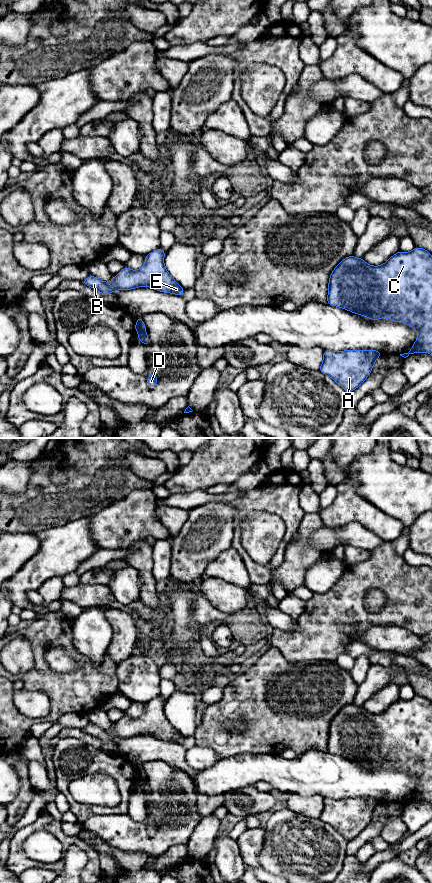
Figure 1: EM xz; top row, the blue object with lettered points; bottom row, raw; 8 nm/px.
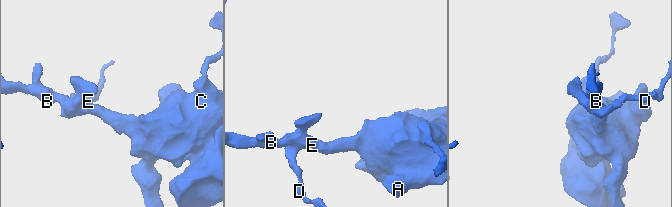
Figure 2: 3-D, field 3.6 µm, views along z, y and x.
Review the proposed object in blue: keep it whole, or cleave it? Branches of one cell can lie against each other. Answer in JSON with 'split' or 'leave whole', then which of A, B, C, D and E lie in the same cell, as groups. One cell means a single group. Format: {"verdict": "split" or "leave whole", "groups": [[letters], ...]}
{"verdict": "split", "groups": [["A", "B", "C", "E"], ["D"]]}

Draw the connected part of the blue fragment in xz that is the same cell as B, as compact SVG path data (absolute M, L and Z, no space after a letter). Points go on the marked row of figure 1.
M159 247L145 256L144 266L138 270L124 267L110 282L103 282L90 275L82 283L99 291L102 295L114 293L115 290L131 290L148 286L159 292L183 296L185 289L174 280L165 267L165 254L166 252Z

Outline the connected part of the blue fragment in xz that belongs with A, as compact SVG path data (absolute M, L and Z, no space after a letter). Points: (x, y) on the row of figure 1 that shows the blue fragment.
M378 350L323 351L319 371L350 393L367 379L380 355Z

